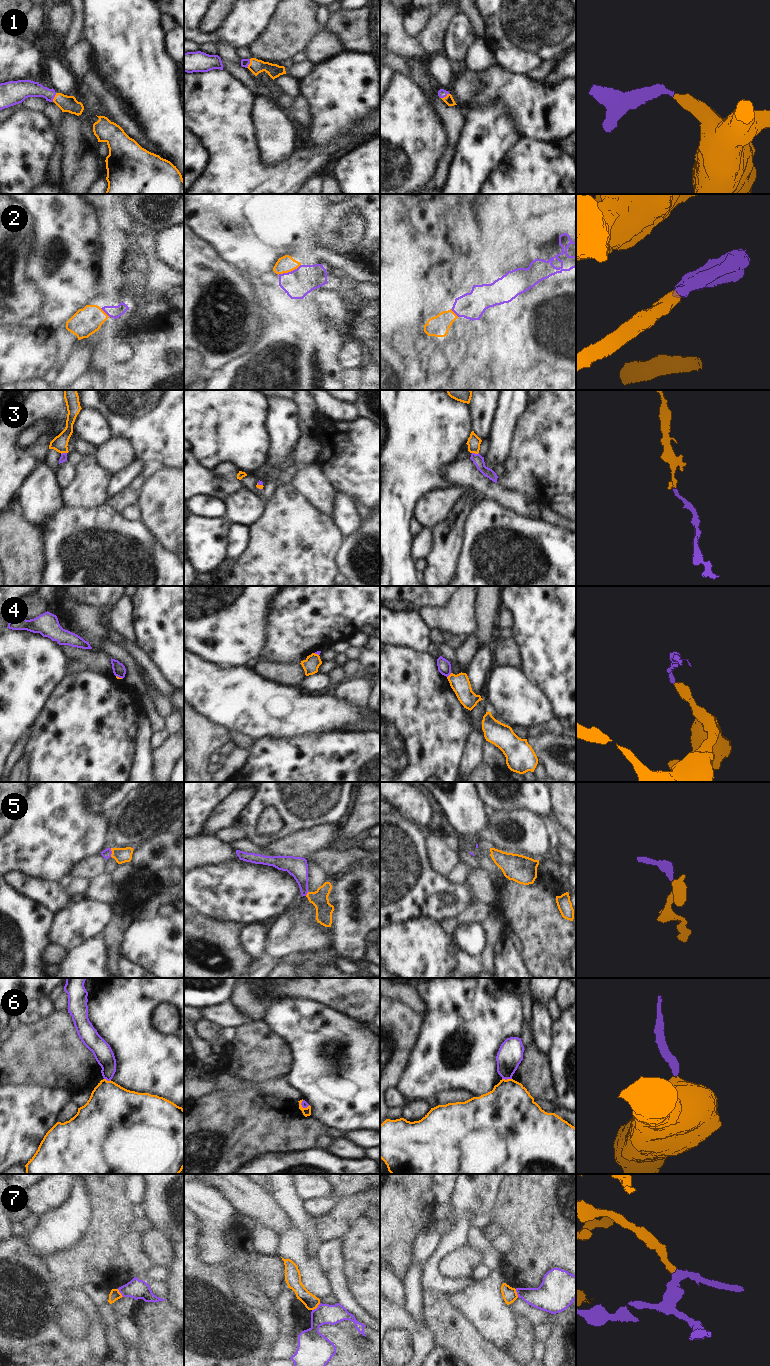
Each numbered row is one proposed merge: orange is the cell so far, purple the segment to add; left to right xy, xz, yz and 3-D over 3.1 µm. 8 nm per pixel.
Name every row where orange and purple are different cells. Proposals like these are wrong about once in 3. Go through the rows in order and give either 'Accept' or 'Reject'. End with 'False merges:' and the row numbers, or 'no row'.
1: Accept
2: Accept
3: Accept
4: Reject
5: Accept
6: Reject
7: Reject
False merges: 4, 6, 7.

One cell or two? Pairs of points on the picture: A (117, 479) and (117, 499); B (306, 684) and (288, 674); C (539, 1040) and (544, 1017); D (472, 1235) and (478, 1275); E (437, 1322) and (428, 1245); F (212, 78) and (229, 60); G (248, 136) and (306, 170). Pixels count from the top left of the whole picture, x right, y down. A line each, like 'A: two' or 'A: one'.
A: two
B: two
C: one
D: two
E: two
F: two
G: one

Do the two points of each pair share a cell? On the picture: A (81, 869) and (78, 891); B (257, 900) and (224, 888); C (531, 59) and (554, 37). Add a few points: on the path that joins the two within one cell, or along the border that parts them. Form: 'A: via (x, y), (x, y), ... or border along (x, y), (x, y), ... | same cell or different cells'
A: border along (68, 877), (81, 877), (89, 881) | different cells
B: via (249, 892), (232, 891) | same cell
C: via (537, 53), (548, 42) | same cell

